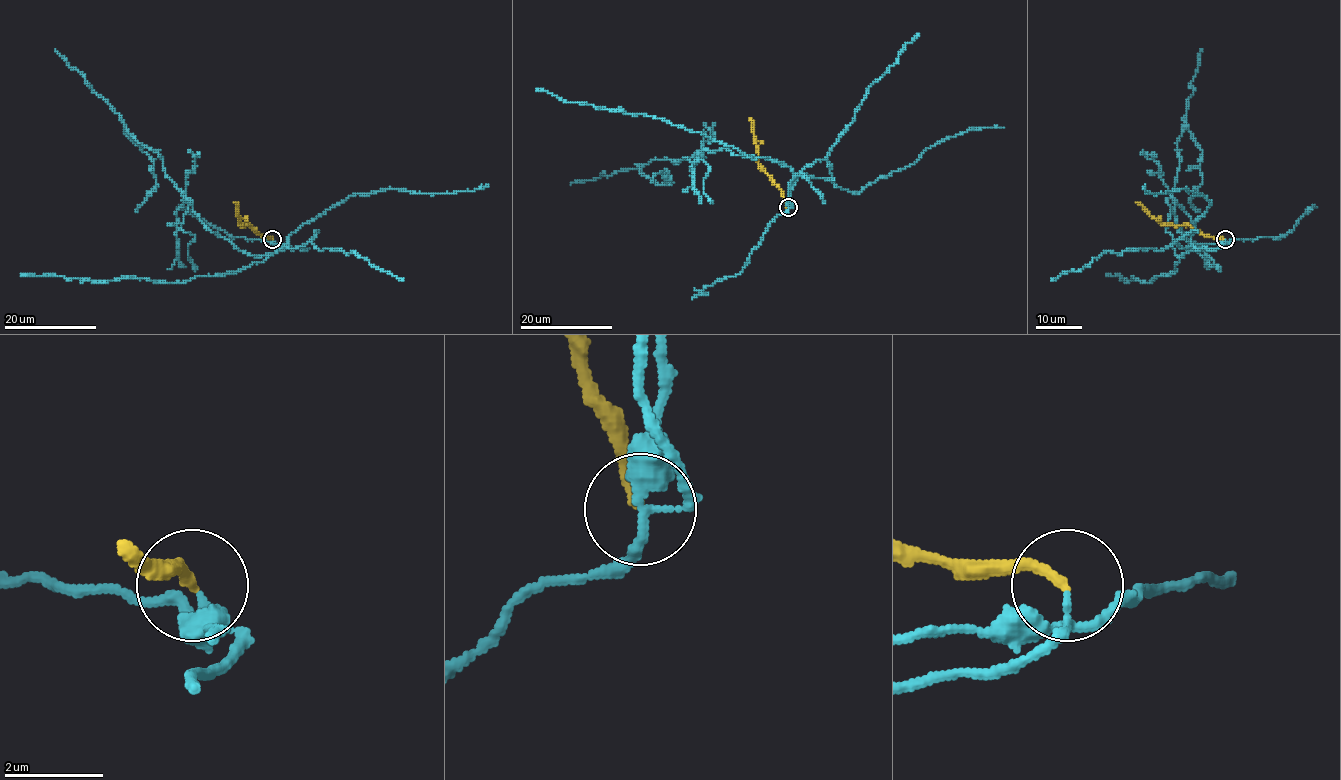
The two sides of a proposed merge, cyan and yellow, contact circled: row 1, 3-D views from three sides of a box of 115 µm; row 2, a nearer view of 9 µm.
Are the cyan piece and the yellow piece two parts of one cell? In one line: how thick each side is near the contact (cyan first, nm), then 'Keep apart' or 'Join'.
Thickness 110 nm (cyan) against 200 nm. Keep apart

